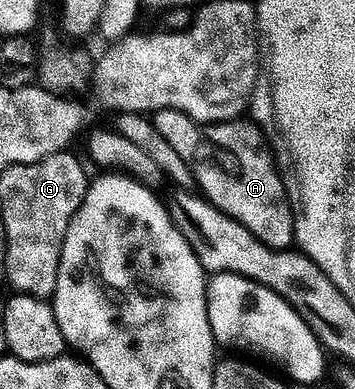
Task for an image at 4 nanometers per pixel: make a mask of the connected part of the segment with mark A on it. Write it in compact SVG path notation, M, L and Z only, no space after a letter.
M177 110L154 113L157 130L185 158L185 166L193 170L198 191L207 203L233 217L265 246L278 252L288 251L295 240L295 212L287 197L287 184L275 165L267 136L247 118L227 124L200 124Z

